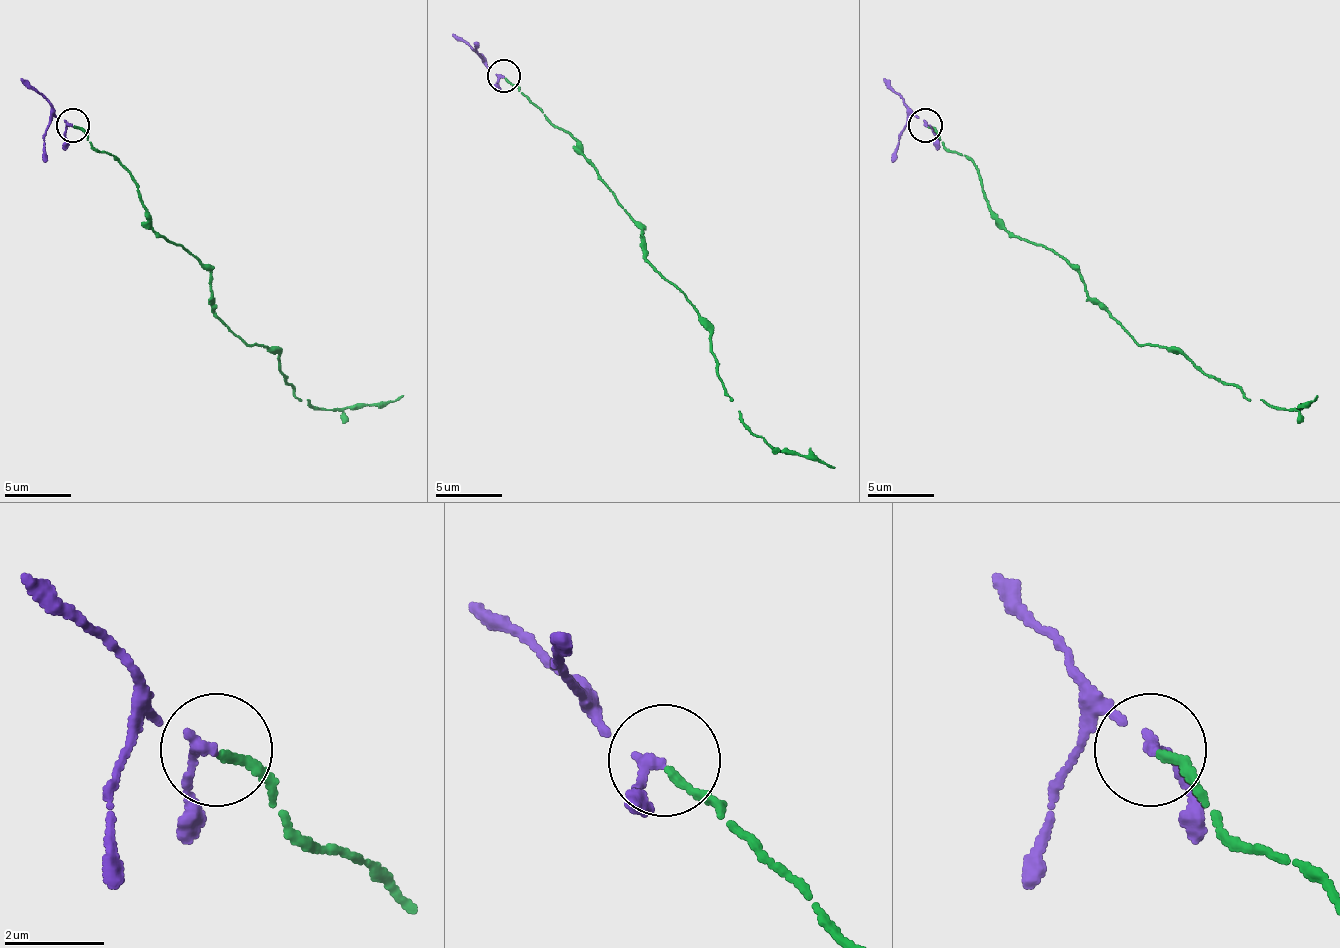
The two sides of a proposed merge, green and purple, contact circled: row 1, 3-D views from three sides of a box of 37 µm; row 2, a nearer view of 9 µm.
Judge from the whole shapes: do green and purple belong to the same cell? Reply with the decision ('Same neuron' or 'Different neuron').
Same neuron

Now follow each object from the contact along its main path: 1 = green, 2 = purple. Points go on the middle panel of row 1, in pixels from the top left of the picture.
1: (505, 76), (575, 140), (642, 227), (642, 254), (702, 327), (742, 421), (779, 451), (816, 455), (836, 468)
2: (505, 76), (488, 70), (485, 60), (451, 33)

